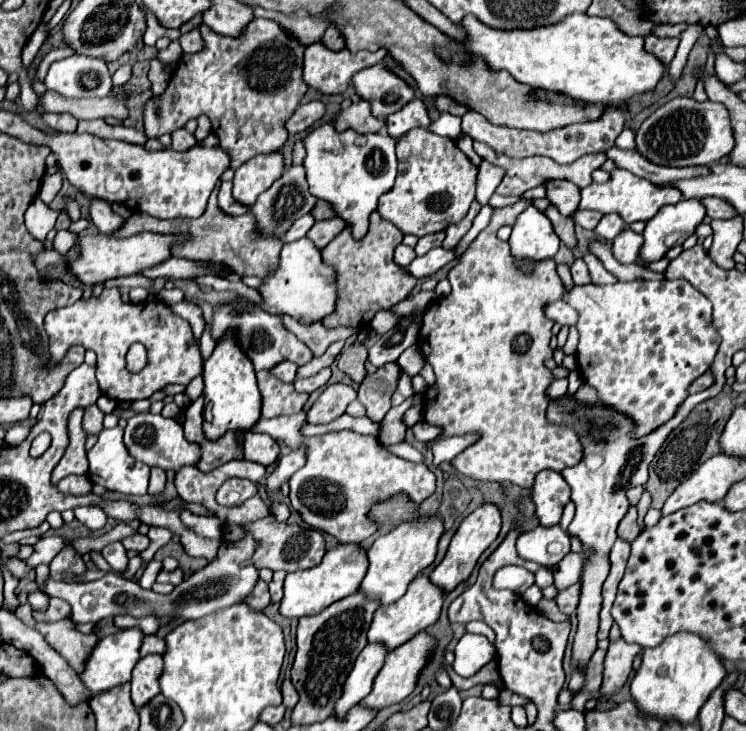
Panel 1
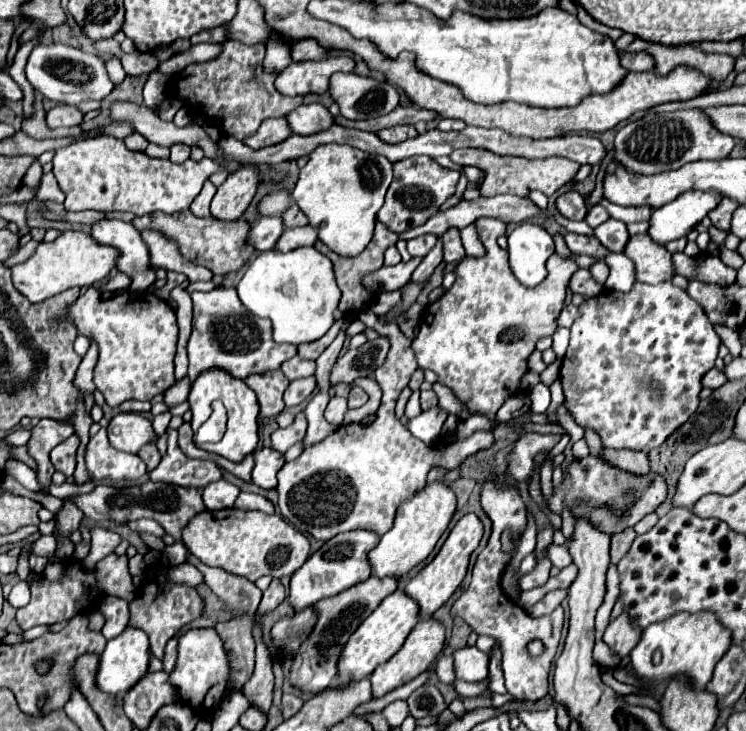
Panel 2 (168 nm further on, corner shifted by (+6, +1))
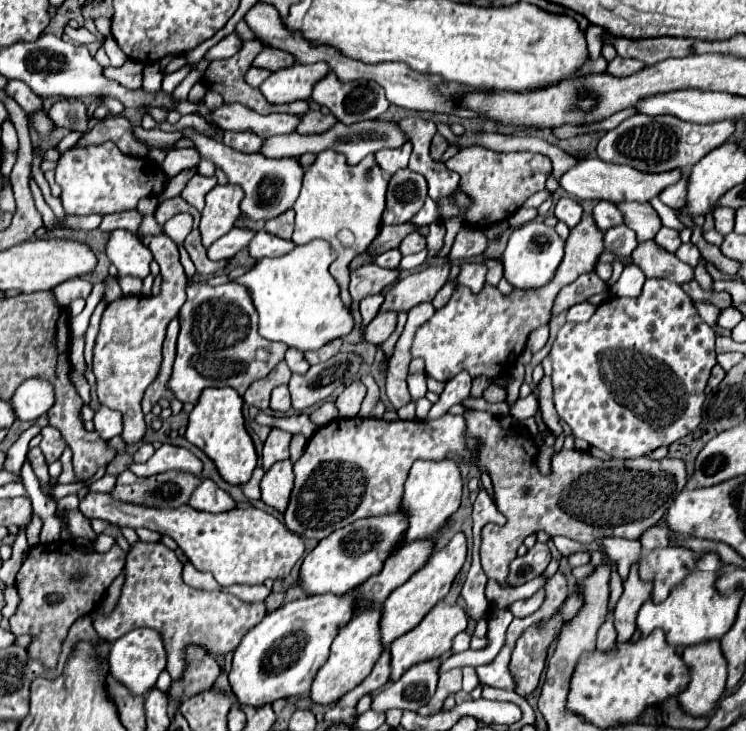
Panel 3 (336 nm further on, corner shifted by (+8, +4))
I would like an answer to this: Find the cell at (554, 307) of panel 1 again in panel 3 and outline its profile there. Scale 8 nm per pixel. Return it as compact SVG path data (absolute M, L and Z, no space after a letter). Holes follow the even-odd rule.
M580 303L580 305L572 305L572 309L566 311L566 321L588 321L590 315L594 313L594 305L590 303Z

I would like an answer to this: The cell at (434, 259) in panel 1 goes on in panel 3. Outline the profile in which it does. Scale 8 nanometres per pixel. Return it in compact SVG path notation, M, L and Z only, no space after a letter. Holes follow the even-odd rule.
M376 263L364 265L350 273L350 295L354 301L362 301L364 297L378 295L384 287L394 285L400 277L400 269L384 269Z

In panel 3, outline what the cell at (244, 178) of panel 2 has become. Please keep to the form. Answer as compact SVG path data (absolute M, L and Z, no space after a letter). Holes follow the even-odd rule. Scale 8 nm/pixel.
M226 183L226 185L216 185L208 195L206 195L206 207L202 211L202 221L200 221L200 233L202 233L202 243L210 247L216 239L226 235L236 219L240 217L240 201L244 197L244 191L238 185Z

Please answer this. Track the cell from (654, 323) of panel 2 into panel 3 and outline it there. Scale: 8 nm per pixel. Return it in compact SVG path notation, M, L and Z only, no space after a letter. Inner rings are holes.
M646 279L642 293L638 297L616 297L610 295L602 305L596 307L596 313L590 317L590 321L586 323L566 323L554 345L550 351L552 357L552 387L554 387L554 405L558 415L572 427L574 435L588 441L592 447L602 449L604 453L616 457L616 459L632 459L632 457L640 457L640 455L648 455L650 451L662 447L662 445L670 445L678 439L682 439L684 435L688 435L690 431L696 429L696 425L702 419L702 403L704 403L704 389L706 389L706 381L710 377L710 369L716 365L716 353L714 353L714 329L710 325L706 325L704 321L700 321L700 315L696 313L696 307L692 303L692 299L678 287L672 285L670 281L656 281L656 279Z

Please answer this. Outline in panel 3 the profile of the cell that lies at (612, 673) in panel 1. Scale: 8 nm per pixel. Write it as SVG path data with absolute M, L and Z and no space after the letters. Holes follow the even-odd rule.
M636 563L630 569L628 579L624 581L624 593L616 603L614 611L614 629L618 633L616 641L624 643L630 641L630 637L636 631L636 613L640 611L640 605L648 601L652 591L652 583L642 583L636 573Z

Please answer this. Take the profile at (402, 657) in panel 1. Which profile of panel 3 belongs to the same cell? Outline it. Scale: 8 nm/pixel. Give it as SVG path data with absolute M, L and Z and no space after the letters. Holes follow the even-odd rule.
M440 601L422 621L420 625L416 625L410 633L398 637L396 641L392 641L390 645L390 681L400 679L412 665L422 663L422 661L430 661L430 659L438 659L442 653L450 651L452 647L452 639L462 633L468 625L468 615L460 605L446 605L444 601Z

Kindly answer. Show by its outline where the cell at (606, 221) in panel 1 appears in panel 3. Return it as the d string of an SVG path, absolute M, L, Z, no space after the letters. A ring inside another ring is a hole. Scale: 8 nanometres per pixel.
M618 225L616 229L604 231L604 249L614 253L616 257L630 257L636 245L638 245L636 233L626 225Z

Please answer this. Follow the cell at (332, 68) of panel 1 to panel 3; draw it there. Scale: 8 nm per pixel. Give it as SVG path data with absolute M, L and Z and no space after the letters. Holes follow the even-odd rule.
M294 63L292 67L284 67L272 73L262 85L260 91L268 97L270 103L292 103L298 99L308 99L312 95L312 87L326 77L328 65L302 65Z

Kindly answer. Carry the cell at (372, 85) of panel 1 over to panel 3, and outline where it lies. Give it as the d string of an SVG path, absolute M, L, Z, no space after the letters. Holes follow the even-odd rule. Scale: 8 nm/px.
M332 71L314 85L312 99L326 105L346 125L376 119L390 107L384 89L376 81L342 83Z

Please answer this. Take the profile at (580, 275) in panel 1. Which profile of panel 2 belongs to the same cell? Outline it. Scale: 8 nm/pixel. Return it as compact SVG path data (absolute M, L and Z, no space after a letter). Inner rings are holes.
M580 268L580 270L572 276L572 280L570 280L570 290L572 290L574 294L598 296L600 292L604 292L604 290L606 290L606 286L604 286L604 284L598 284L598 282L590 276L590 272L588 272L588 270Z

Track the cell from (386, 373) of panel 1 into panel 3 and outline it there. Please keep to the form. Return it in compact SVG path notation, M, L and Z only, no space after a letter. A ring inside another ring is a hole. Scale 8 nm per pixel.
M362 381L350 383L336 399L336 407L340 411L340 417L356 417L362 405L362 399L366 397L366 387Z

